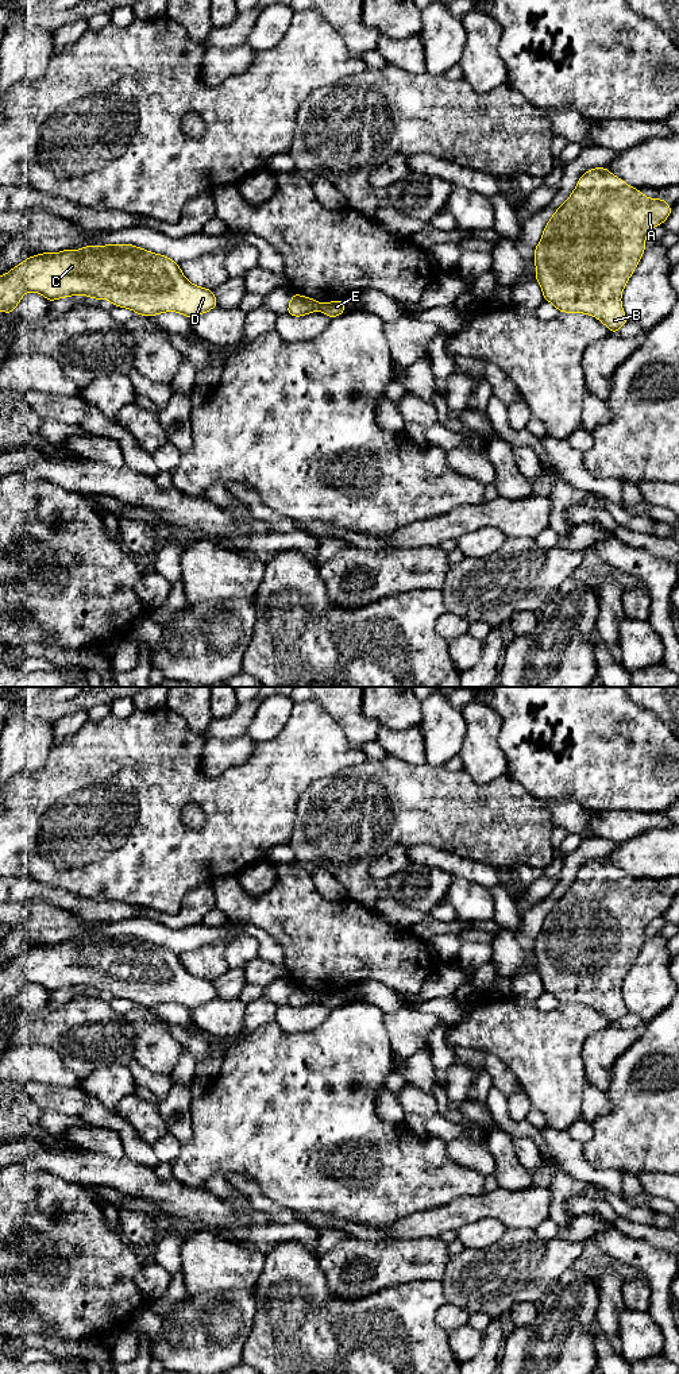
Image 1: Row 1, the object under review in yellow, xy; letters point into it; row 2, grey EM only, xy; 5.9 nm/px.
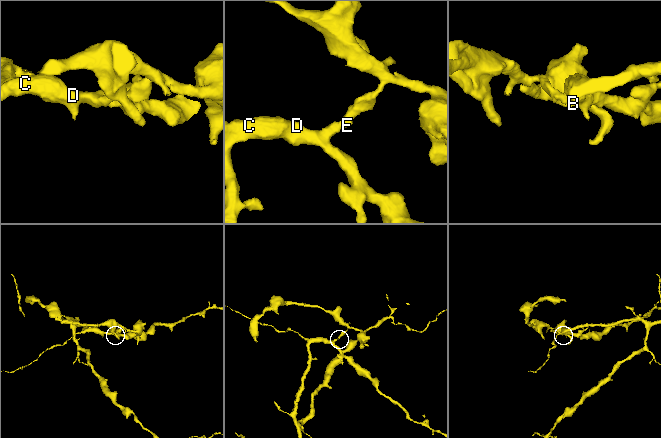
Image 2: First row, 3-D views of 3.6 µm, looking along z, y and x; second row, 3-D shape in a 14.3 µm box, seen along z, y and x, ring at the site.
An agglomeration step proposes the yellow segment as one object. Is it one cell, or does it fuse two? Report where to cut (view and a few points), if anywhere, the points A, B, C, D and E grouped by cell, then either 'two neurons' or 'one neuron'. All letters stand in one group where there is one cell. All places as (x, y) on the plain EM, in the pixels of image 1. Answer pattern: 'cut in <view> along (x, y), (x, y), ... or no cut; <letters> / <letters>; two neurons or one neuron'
cut in xy along (320, 995), (317, 1000); A B E / C D; two neurons

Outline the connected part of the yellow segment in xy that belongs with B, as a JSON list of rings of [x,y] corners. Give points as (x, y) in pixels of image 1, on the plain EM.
[[[606,858],[586,862],[545,915],[535,939],[536,972],[544,991],[560,1004],[594,1007],[616,1024],[628,1014],[621,987],[645,942],[645,929],[671,902],[667,892],[645,888]]]

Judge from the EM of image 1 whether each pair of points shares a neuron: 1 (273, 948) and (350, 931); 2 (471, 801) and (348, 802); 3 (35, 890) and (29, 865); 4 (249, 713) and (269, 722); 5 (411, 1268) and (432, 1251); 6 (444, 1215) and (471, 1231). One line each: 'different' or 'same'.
1: different
2: same
3: different
4: different
5: same
6: different

